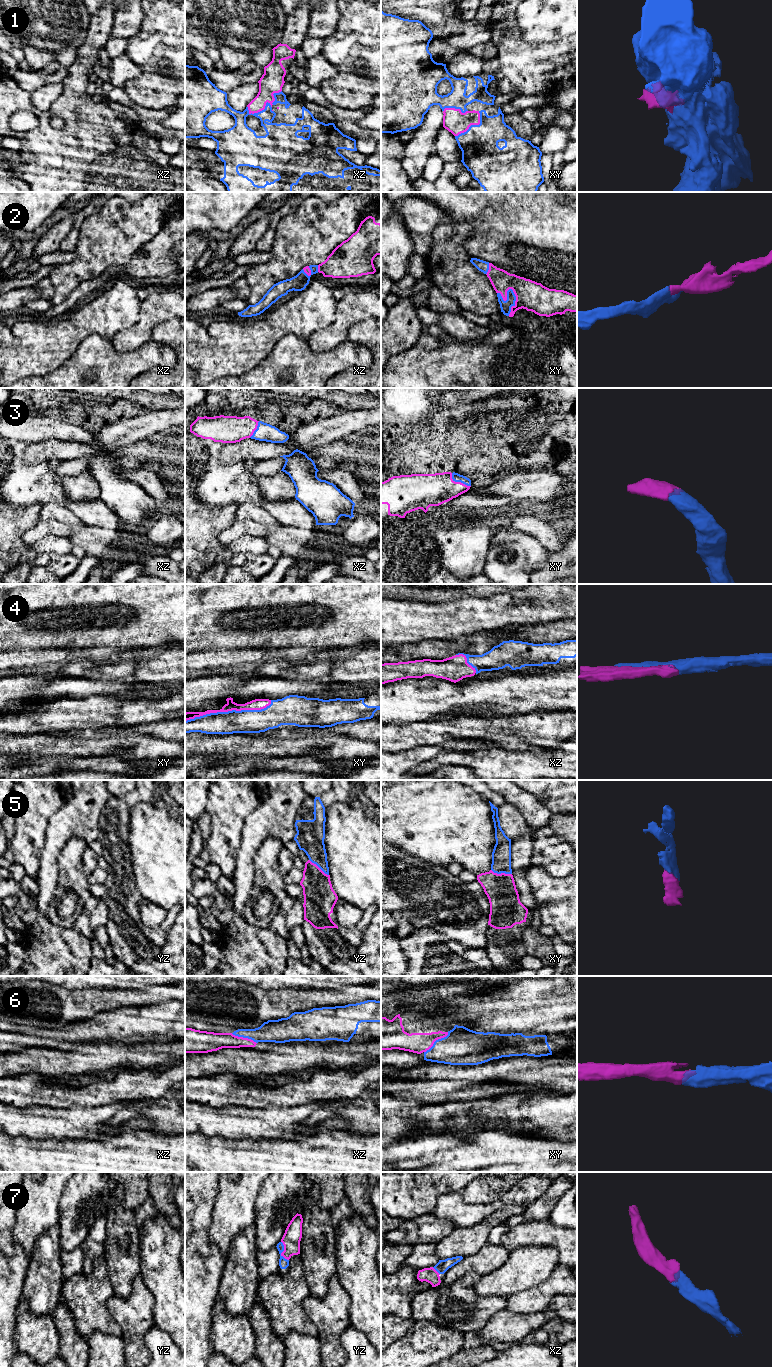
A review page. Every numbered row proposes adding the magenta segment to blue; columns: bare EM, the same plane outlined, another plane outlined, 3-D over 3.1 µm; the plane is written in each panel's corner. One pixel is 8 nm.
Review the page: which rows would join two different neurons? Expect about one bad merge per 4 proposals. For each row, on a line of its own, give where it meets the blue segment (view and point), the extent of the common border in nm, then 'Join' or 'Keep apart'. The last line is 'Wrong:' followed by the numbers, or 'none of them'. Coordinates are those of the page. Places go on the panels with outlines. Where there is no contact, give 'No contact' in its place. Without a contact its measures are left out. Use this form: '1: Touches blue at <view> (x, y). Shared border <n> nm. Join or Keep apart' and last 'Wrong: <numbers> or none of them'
1: Touches blue at xz (266, 103). Shared border 320 nm. Join
2: Touches blue at xy (514, 302). Shared border 220 nm. Join
3: Touches blue at xy (459, 481). Shared border 190 nm. Join
4: Touches blue at xy (229, 711). Shared border 700 nm. Join
5: Touches blue at xy (501, 872). Shared border 170 nm. Join
6: Touches blue at xy (436, 1040). Shared border 260 nm. Join
7: Touches blue at yz (283, 1250). Shared border 170 nm. Join
Wrong: none of them

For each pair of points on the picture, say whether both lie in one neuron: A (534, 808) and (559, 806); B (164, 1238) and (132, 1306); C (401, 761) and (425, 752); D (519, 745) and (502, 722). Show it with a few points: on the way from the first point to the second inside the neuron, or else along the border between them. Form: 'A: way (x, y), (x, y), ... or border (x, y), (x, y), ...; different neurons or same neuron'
A: border (544, 804), (553, 813); different neurons
B: border (140, 1274), (154, 1302); different neurons
C: way (407, 760), (419, 755); same neuron
D: border (505, 733), (510, 733), (533, 744); different neurons

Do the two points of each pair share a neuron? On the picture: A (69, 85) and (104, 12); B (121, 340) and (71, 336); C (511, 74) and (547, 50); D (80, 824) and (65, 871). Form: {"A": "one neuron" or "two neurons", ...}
{"A": "one neuron", "B": "two neurons", "C": "one neuron", "D": "two neurons"}

